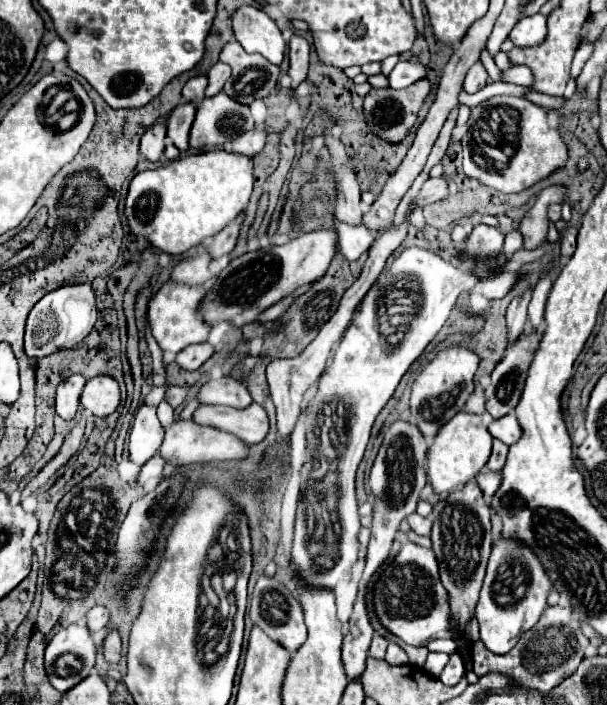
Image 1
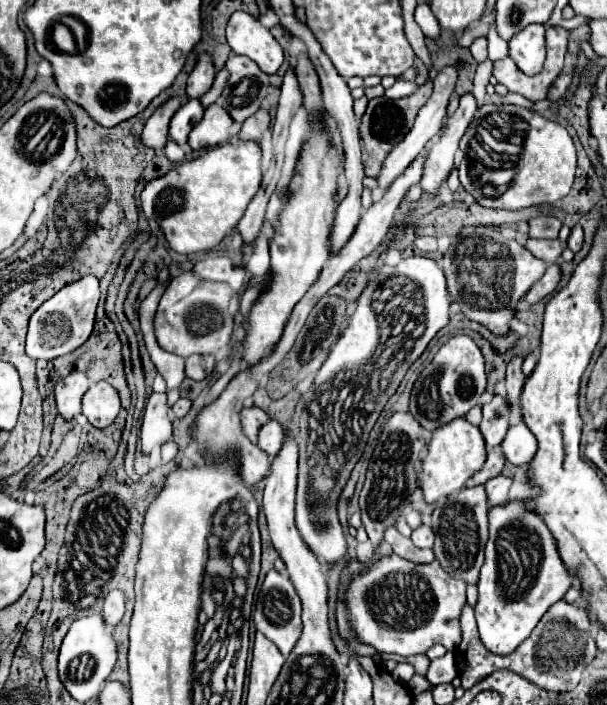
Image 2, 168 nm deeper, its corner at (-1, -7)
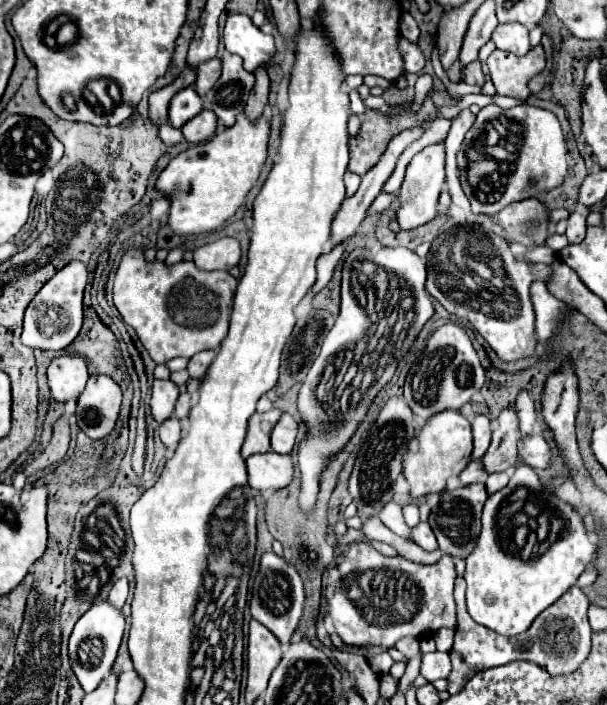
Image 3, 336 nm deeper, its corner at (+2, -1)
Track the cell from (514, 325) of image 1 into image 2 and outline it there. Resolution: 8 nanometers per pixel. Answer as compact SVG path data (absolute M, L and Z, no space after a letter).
M515 356L507 364L507 400L511 402L511 406L517 406L519 396L521 396L521 388L523 388L523 382L525 382L525 374L523 374L521 366L523 366L521 356Z

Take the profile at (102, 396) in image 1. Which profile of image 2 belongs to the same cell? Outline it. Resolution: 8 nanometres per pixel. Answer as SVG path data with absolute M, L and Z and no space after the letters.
M107 382L93 384L83 396L83 414L95 428L107 428L109 424L113 424L119 410L119 394Z

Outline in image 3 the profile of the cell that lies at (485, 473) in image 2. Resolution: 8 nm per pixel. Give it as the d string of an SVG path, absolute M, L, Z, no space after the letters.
M470 462L462 472L460 472L460 482L466 486L466 484L476 484L476 482L486 482L486 476L484 476L484 470L480 470L478 462Z

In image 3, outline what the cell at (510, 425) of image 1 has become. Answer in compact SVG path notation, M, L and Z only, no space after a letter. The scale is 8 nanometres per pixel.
M532 434L528 436L528 440L520 438L520 456L522 456L522 462L526 462L532 468L544 470L552 464L550 446L540 434Z

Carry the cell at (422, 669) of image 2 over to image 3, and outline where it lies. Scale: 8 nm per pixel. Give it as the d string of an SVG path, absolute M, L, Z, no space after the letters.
M404 636L404 638L400 638L400 640L394 644L394 648L396 648L398 652L402 652L404 656L408 656L408 658L420 654L418 638L414 638L414 636Z

